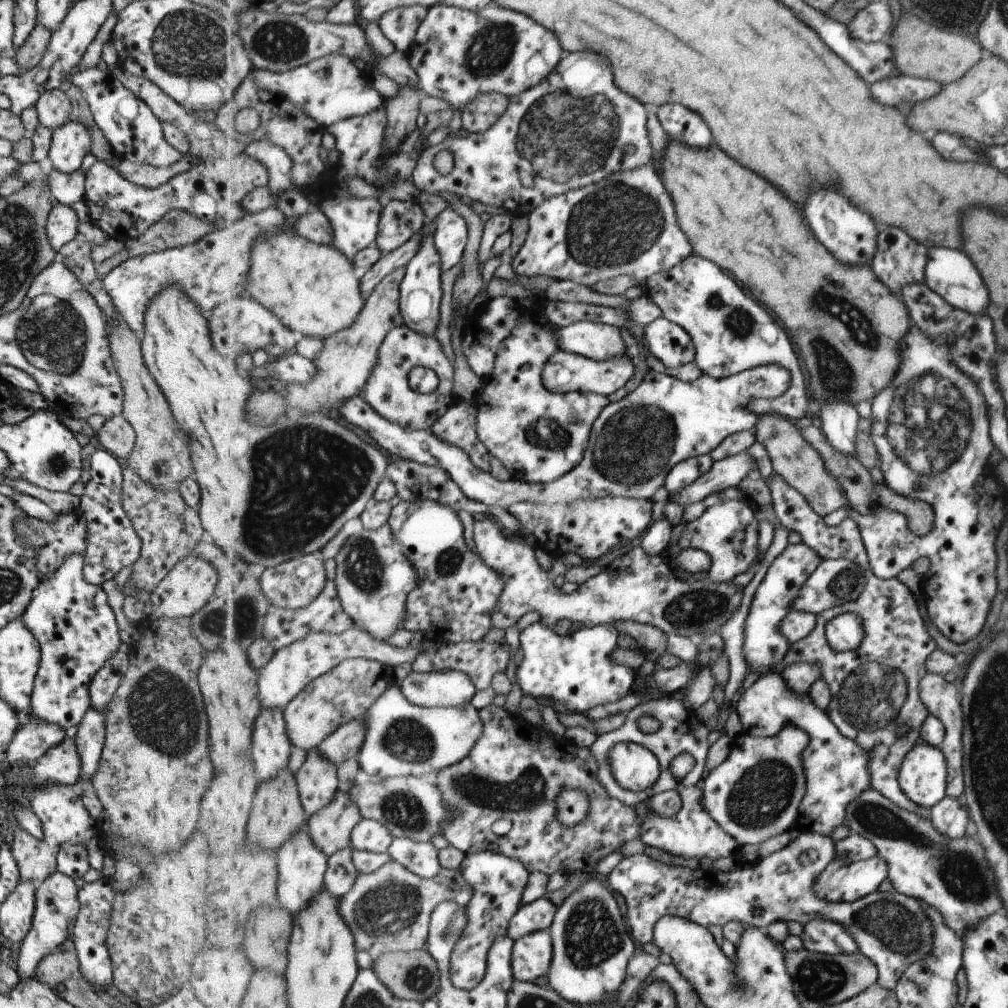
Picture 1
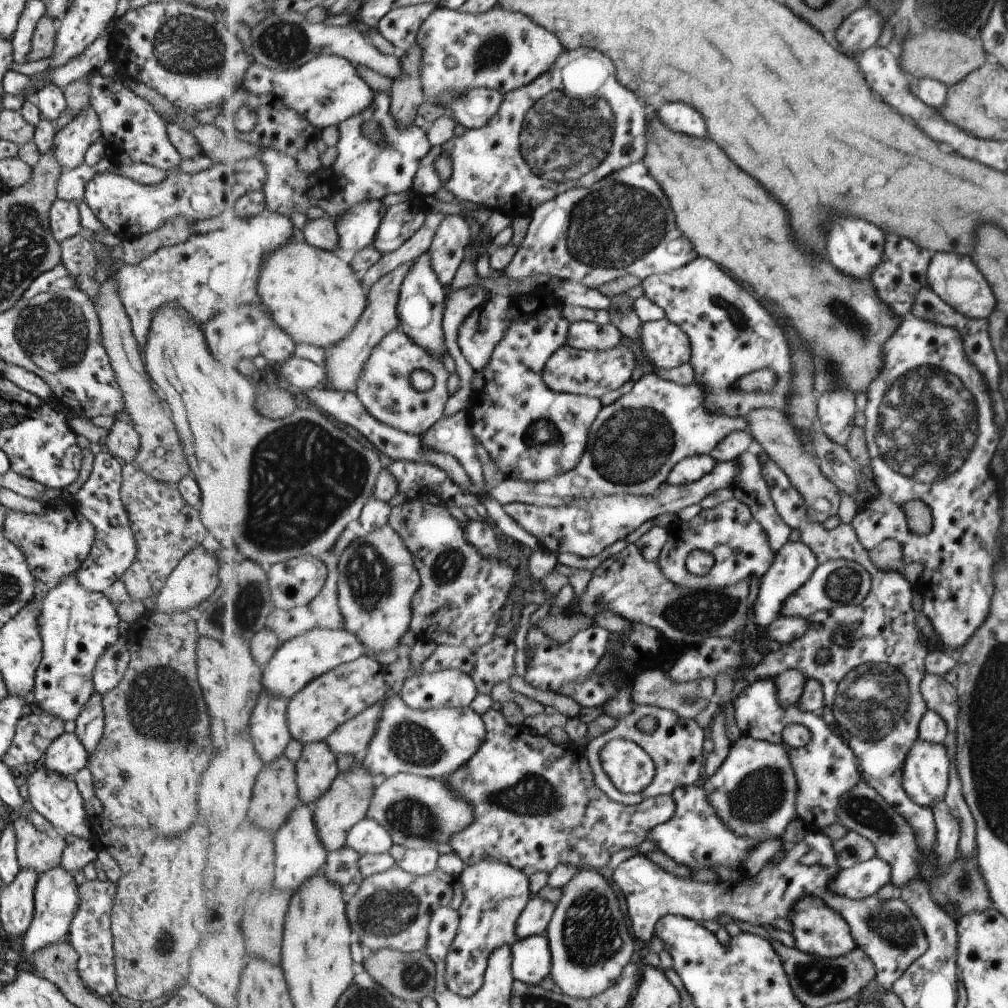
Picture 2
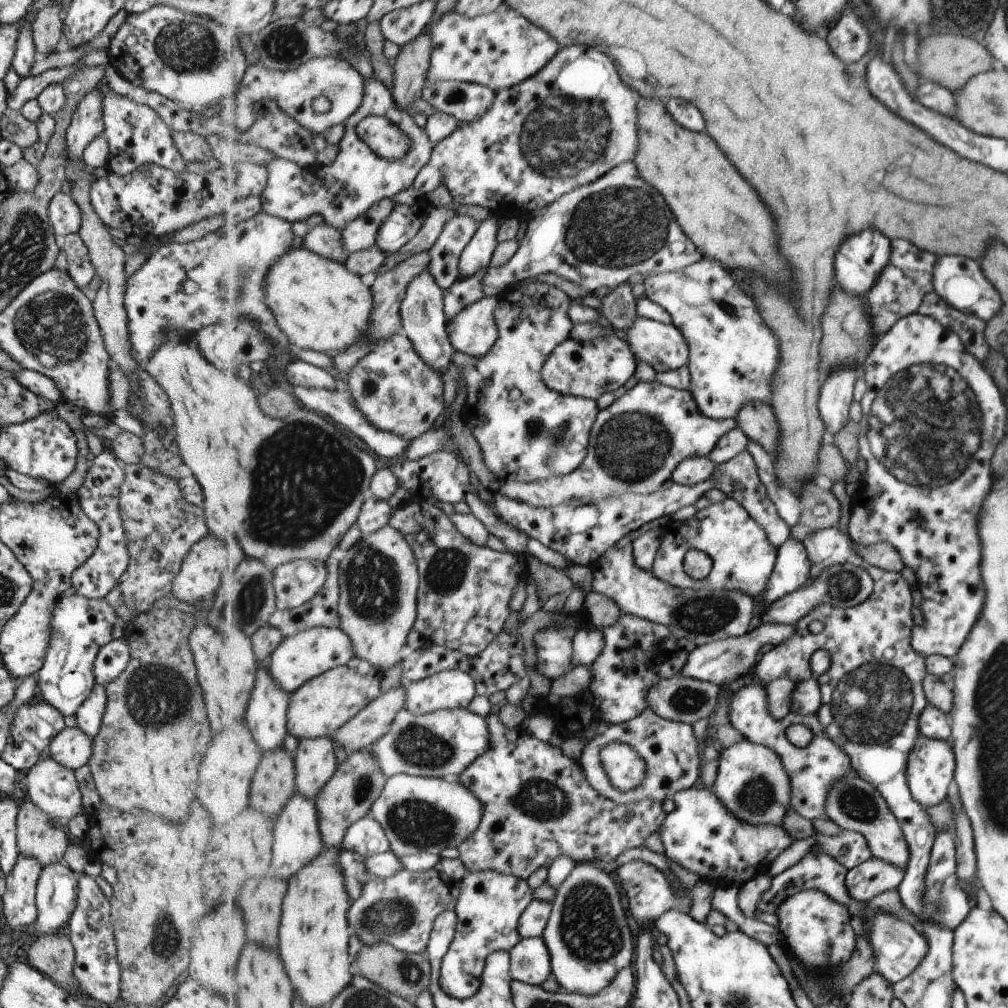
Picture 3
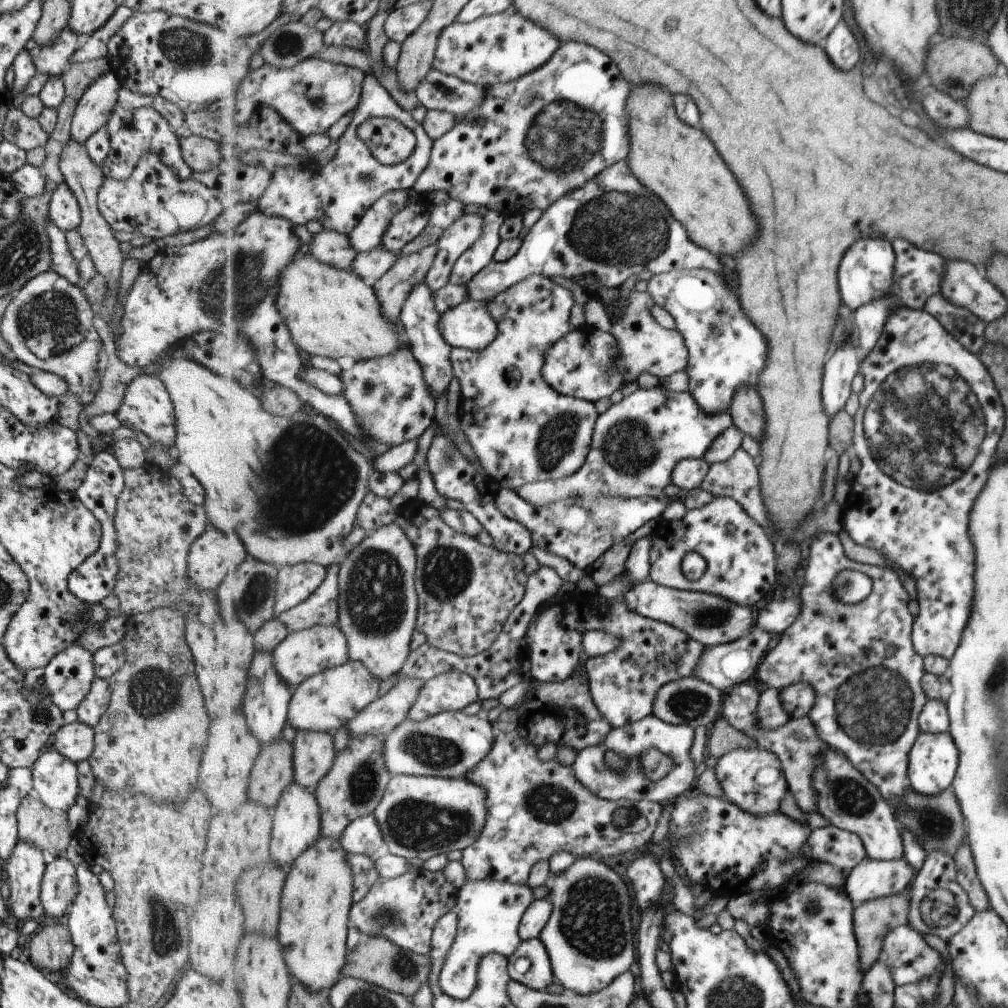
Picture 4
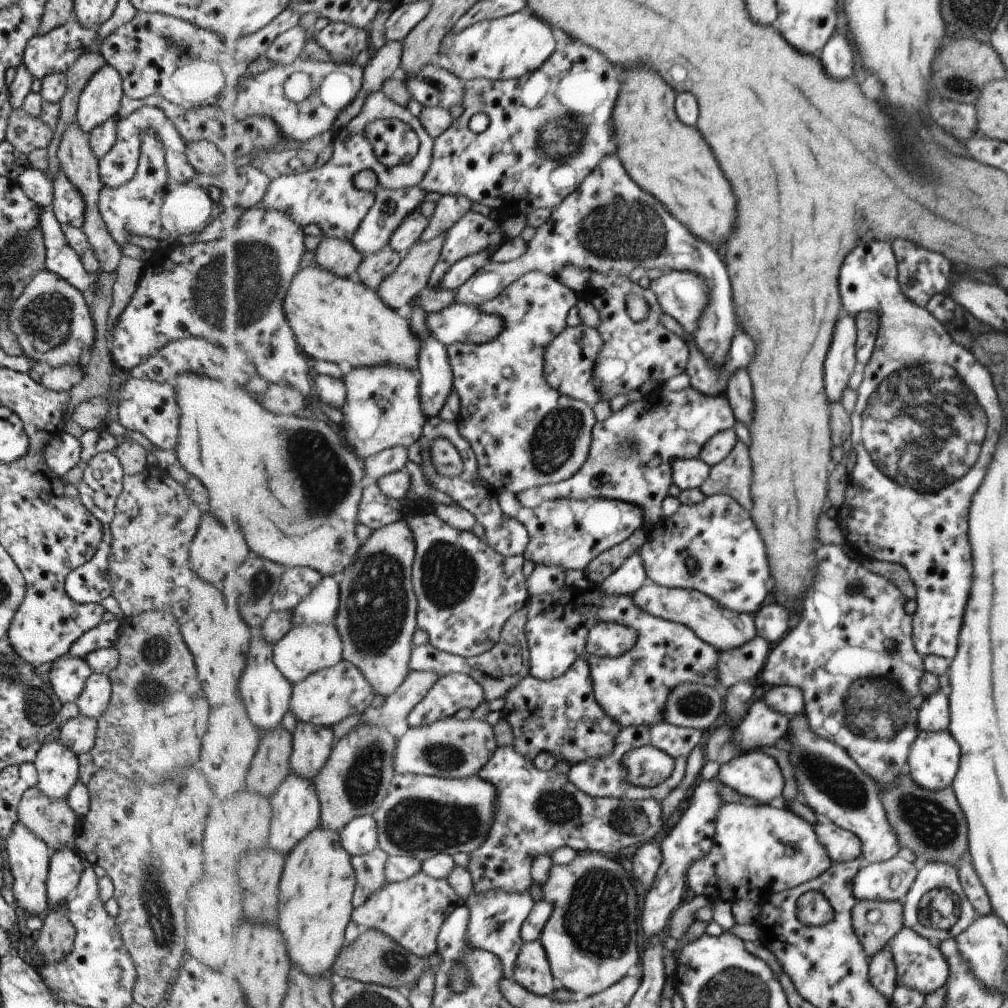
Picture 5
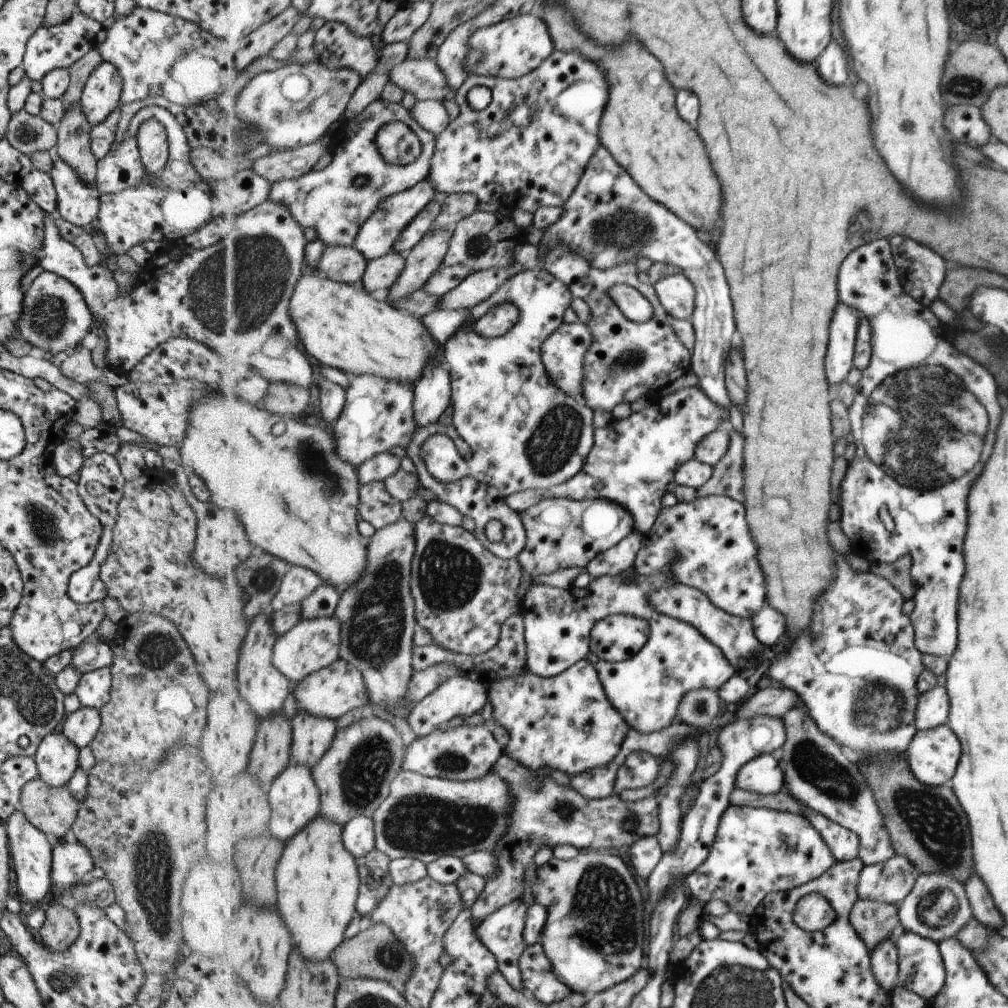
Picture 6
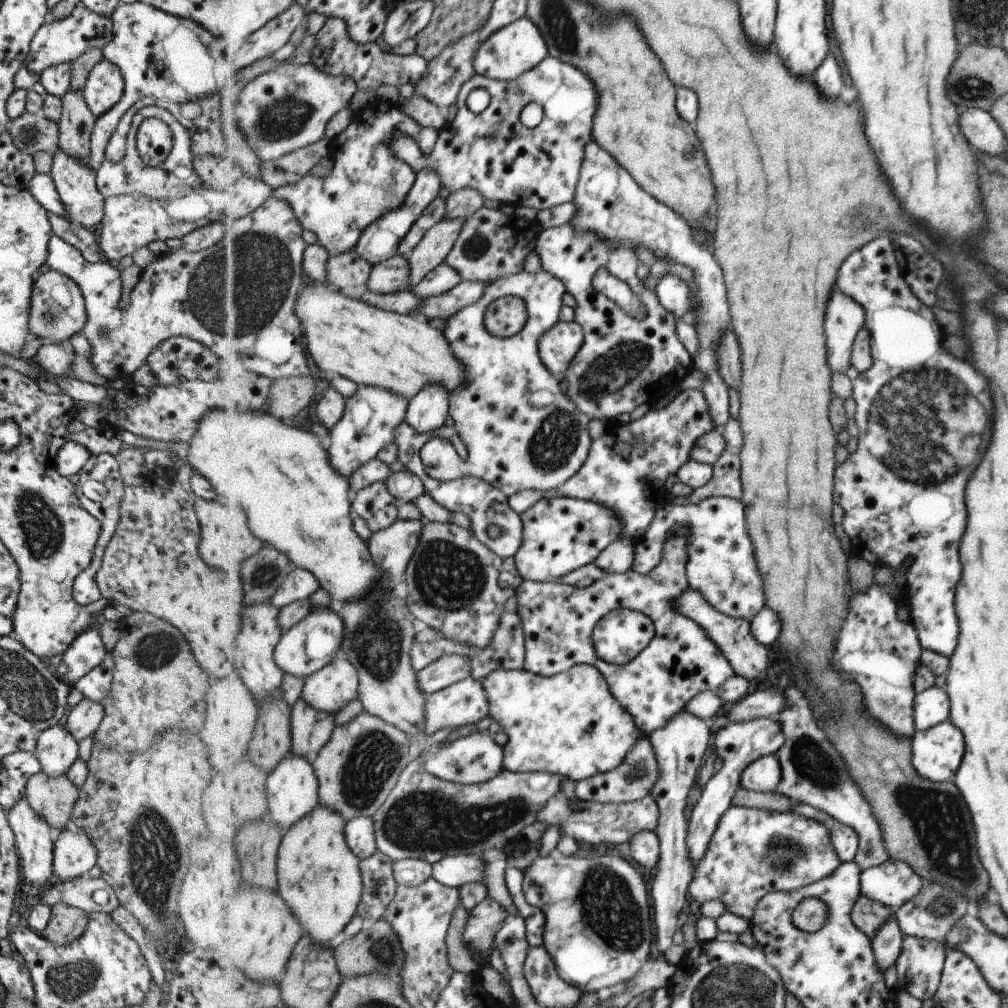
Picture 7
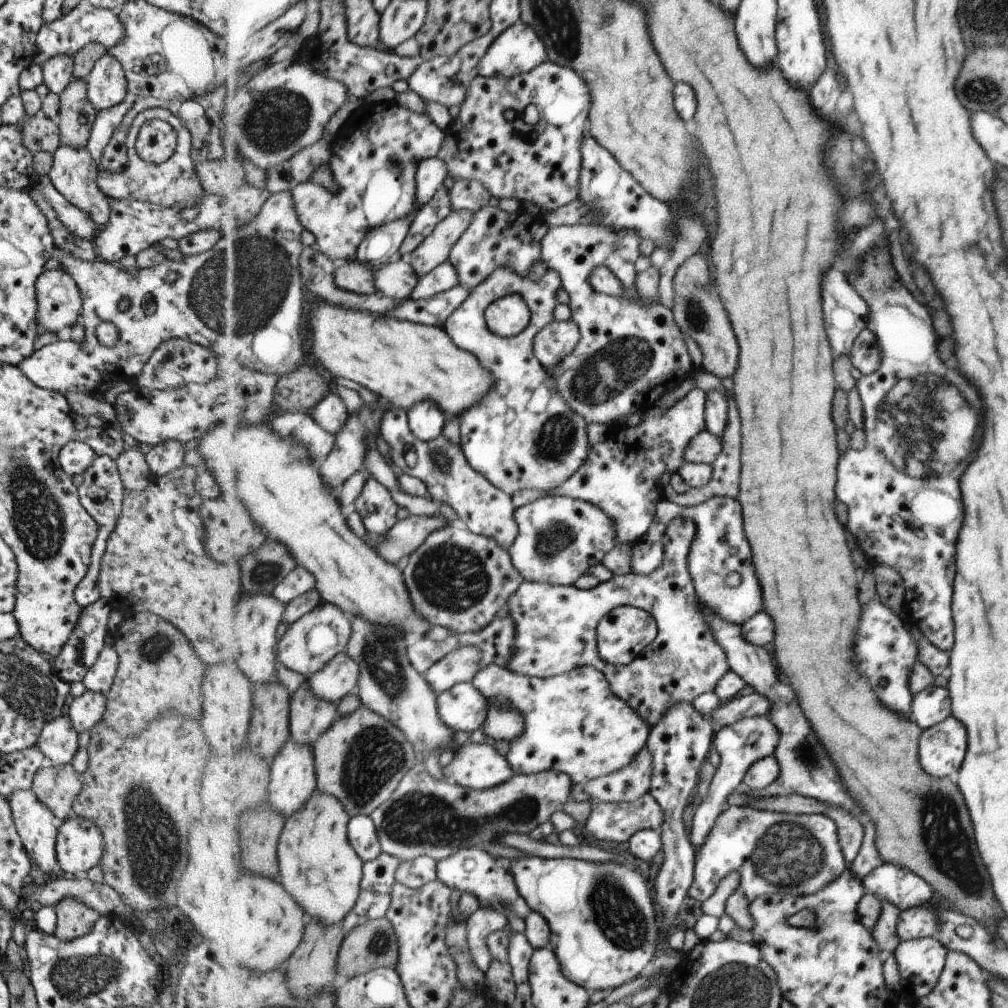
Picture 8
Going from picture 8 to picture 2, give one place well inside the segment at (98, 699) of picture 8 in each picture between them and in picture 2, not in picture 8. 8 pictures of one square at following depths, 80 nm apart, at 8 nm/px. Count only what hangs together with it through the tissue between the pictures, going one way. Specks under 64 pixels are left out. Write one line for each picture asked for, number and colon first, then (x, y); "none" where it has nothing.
2: (65, 755)
3: (71, 747)
4: (74, 741)
5: (78, 733)
6: (80, 726)
7: (83, 718)

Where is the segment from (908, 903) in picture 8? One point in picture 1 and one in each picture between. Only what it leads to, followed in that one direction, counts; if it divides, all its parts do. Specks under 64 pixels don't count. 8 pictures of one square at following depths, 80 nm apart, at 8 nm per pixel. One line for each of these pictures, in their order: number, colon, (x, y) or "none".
1: (840, 882)
2: (864, 880)
3: (876, 876)
4: (876, 878)
5: (891, 880)
6: (891, 882)
7: (893, 883)

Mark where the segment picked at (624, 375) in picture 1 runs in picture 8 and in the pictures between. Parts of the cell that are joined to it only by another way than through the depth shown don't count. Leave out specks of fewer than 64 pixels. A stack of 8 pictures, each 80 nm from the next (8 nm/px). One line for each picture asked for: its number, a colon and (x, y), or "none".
2: (570, 370)
3: (589, 369)
4: (586, 364)
5: (571, 359)
6: (564, 353)
7: (560, 345)
8: (554, 343)

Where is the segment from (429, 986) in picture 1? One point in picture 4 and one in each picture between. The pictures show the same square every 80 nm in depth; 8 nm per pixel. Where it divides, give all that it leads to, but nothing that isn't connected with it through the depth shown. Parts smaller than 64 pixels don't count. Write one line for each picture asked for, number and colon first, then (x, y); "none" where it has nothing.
2: (411, 976)
3: (407, 975)
4: (375, 959)

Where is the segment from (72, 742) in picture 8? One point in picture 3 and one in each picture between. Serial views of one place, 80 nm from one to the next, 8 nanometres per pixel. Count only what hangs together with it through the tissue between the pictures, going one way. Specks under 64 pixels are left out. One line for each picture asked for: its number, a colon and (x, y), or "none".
3: (52, 788)
4: (54, 780)
5: (56, 766)
6: (56, 758)
7: (56, 749)

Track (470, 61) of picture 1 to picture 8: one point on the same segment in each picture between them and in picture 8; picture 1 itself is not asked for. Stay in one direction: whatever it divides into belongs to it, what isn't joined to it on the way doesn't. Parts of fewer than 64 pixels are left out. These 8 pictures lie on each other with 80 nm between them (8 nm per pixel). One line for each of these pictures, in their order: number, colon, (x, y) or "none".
2: (502, 50)
3: (499, 50)
4: (499, 49)
5: (506, 48)
6: (515, 47)
7: (513, 51)
8: (519, 50)

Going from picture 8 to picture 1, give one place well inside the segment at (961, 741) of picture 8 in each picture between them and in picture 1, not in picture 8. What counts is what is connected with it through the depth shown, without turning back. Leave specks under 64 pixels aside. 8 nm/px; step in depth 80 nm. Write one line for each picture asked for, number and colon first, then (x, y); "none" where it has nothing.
1: (925, 774)
2: (926, 772)
3: (931, 767)
4: (932, 767)
5: (932, 764)
6: (934, 755)
7: (937, 752)

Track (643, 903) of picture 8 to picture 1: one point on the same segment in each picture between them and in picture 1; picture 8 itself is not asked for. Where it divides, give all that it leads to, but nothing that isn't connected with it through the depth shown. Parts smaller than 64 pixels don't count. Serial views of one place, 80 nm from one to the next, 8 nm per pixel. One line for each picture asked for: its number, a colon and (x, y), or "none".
1: (592, 947)
2: (591, 945)
3: (588, 936)
4: (590, 940)
5: (592, 939)
6: (595, 936)
7: (599, 930)

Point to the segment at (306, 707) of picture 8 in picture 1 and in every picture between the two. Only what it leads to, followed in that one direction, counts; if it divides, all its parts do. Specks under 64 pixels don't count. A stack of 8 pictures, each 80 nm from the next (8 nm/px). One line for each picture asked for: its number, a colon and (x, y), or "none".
1: (317, 778)
2: (317, 769)
3: (316, 763)
4: (314, 754)
5: (313, 744)
6: (312, 736)
7: (312, 729)

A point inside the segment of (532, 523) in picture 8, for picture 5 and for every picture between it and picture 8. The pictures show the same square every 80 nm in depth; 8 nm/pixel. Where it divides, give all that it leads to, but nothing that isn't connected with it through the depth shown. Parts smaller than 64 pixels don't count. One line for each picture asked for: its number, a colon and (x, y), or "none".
5: (571, 533)
6: (562, 533)
7: (562, 534)

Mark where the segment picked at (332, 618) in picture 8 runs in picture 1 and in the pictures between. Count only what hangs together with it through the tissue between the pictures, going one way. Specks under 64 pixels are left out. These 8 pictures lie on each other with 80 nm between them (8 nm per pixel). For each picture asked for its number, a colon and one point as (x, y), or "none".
1: (292, 668)
2: (295, 664)
3: (299, 658)
4: (306, 653)
5: (306, 649)
6: (314, 644)
7: (316, 641)

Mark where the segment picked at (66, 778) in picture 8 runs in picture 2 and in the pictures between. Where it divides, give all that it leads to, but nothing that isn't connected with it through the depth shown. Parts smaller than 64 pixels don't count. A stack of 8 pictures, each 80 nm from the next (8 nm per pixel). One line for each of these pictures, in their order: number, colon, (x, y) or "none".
2: (41, 850)
3: (37, 836)
4: (46, 829)
5: (52, 820)
6: (50, 809)
7: (53, 798)

